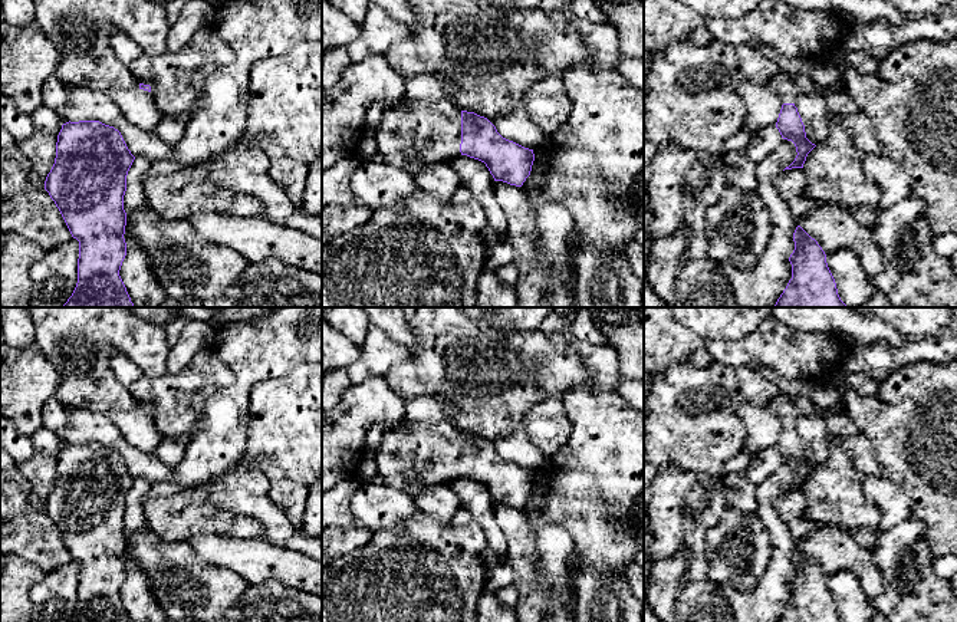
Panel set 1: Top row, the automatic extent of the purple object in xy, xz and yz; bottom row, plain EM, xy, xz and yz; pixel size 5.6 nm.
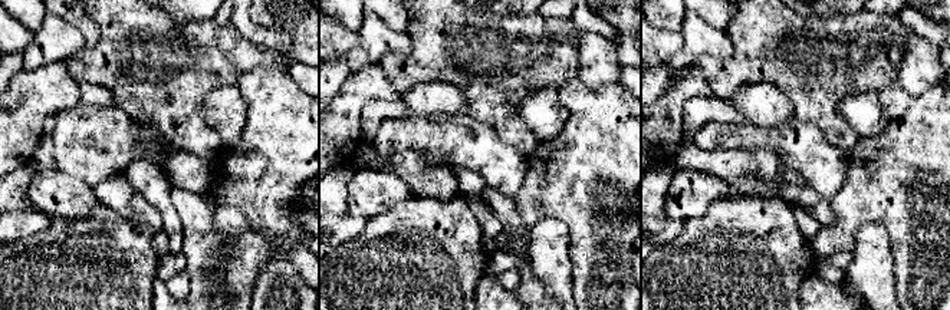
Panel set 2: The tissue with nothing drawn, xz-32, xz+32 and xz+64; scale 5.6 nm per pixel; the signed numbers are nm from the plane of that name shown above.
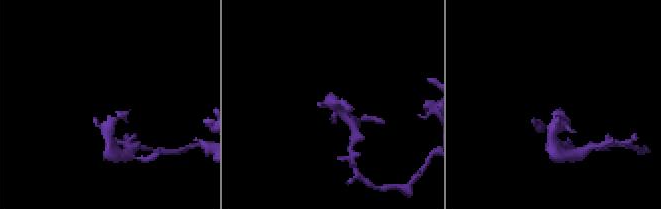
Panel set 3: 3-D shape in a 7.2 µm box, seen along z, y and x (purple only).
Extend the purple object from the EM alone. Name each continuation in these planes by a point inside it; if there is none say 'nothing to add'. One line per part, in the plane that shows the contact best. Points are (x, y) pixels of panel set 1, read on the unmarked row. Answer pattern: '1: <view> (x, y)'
1: xz (433, 451)

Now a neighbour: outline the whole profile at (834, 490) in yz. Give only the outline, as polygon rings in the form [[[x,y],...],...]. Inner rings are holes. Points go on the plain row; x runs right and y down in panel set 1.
[[[828,432],[829,458],[806,478],[805,517],[848,532],[877,529],[881,511],[864,496],[865,475],[842,447],[842,438]]]

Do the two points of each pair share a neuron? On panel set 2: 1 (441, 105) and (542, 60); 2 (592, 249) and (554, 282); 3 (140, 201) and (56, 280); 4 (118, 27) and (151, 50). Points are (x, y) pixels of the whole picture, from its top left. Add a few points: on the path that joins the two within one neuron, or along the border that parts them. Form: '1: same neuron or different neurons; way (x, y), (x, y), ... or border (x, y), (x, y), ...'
1: different neurons; border (430, 83), (449, 83), (460, 92), (460, 115)
2: different neurons; border (568, 233), (572, 294)
3: same neuron; way (130, 226), (95, 260), (89, 260), (81, 269)
4: same neuron; way (127, 32), (143, 48)

